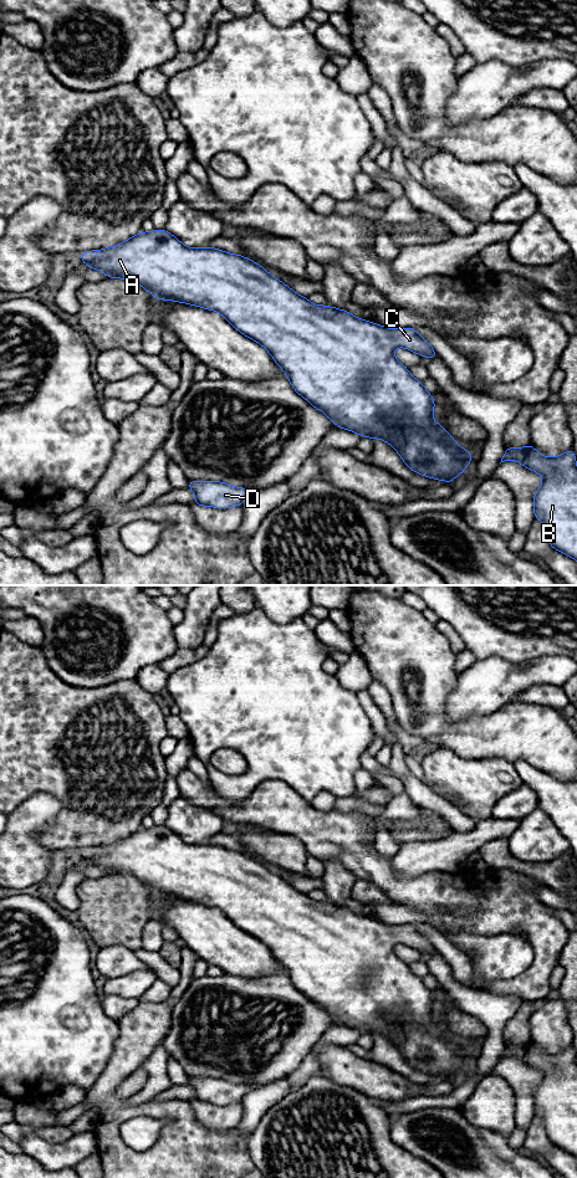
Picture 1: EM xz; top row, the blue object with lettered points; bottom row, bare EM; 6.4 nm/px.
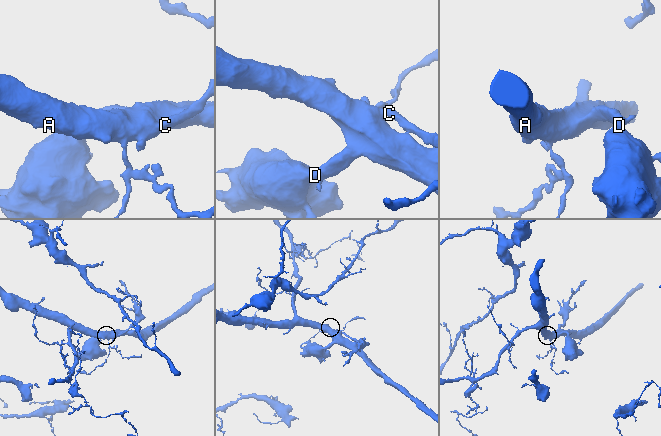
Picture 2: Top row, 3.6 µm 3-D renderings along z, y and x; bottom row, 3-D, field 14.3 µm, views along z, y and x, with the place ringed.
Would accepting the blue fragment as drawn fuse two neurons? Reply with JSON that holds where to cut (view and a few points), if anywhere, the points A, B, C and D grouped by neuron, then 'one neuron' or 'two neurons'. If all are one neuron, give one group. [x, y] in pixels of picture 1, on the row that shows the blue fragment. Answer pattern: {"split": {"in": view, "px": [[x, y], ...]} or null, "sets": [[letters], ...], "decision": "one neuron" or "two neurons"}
{"split": null, "sets": [["A", "B", "C", "D"]], "decision": "one neuron"}

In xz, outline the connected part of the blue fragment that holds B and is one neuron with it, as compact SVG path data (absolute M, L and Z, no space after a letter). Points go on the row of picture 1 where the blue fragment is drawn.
M526 442L524 449L506 446L501 462L514 460L540 473L542 485L533 495L535 519L540 519L548 543L577 560L577 465L572 449L545 457Z

